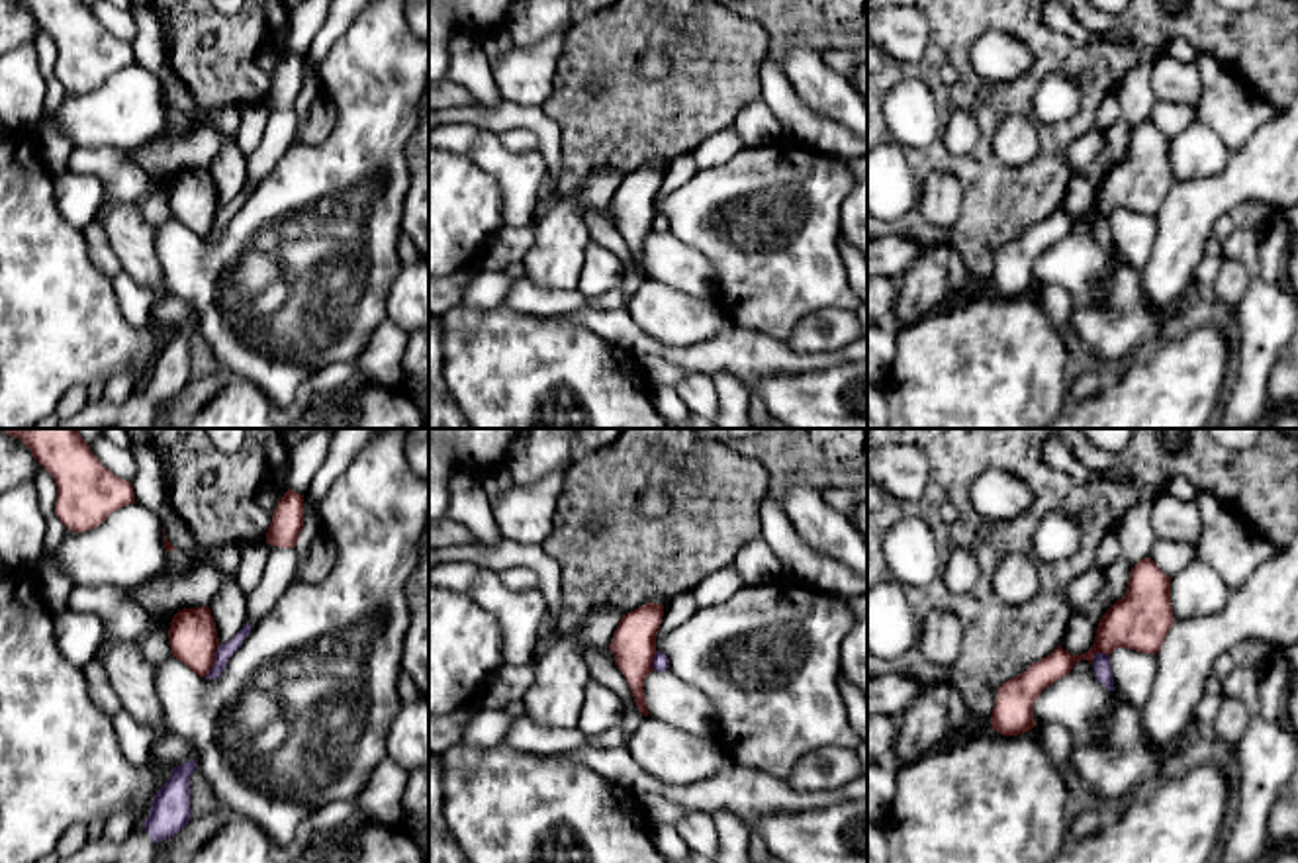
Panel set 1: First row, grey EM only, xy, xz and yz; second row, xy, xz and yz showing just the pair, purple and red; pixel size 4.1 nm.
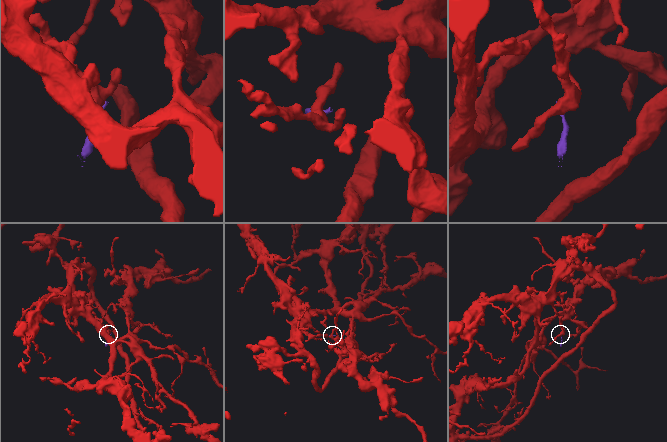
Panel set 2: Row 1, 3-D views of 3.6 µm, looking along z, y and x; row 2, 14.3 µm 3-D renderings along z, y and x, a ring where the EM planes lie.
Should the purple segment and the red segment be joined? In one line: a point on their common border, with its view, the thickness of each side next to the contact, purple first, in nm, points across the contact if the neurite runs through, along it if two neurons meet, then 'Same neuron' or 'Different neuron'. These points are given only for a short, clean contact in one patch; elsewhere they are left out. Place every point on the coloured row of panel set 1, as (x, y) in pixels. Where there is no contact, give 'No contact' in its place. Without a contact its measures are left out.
Touches purple at xy (214, 662). Thickness 70 nm (purple) against 200 nm. Boundary: xy (220, 646), (212, 668), (204, 676). Different neuron

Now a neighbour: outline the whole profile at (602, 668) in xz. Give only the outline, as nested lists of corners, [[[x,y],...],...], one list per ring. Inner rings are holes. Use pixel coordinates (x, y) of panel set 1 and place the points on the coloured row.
[[[603,650],[585,652],[589,677],[609,687],[623,703],[621,730],[626,740],[638,730],[644,714],[638,710],[632,691],[621,669],[603,654]]]

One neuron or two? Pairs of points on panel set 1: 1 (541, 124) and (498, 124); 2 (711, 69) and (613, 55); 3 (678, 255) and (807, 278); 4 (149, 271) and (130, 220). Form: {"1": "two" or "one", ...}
{"1": "one", "2": "one", "3": "two", "4": "one"}

